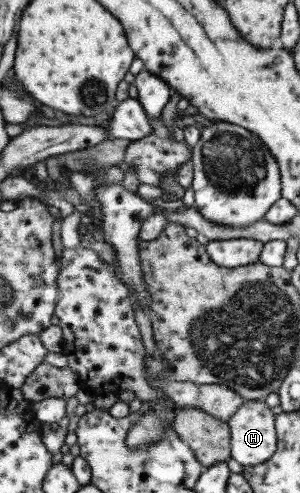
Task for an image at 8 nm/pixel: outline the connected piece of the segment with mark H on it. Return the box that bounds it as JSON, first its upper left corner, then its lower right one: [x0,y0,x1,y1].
[228,400,278,467]

